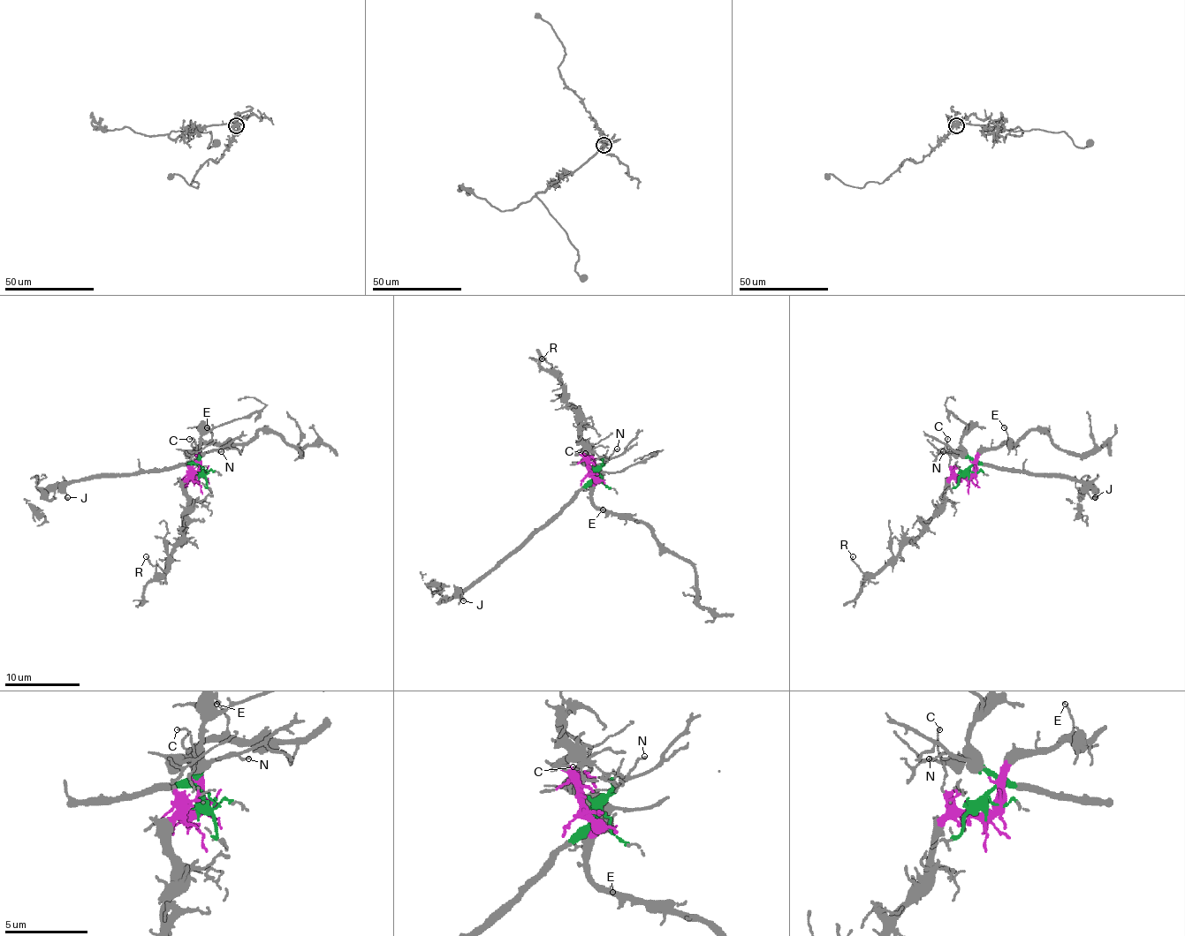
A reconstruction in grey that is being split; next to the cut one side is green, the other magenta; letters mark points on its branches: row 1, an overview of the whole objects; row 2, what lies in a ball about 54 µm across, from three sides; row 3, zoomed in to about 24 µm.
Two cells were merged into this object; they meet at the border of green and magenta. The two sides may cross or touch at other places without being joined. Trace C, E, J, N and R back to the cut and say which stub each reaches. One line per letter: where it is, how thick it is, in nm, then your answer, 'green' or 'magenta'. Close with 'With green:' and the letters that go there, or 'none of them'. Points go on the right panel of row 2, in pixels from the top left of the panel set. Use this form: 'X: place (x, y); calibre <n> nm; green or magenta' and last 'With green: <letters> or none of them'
C: place (947, 439); calibre 100 nm; magenta
E: place (1004, 427); calibre 100 nm; magenta
J: place (1095, 497); calibre 130 nm; green
N: place (943, 451); calibre 130 nm; green
R: place (853, 556); calibre 130 nm; magenta
With green: J, N

